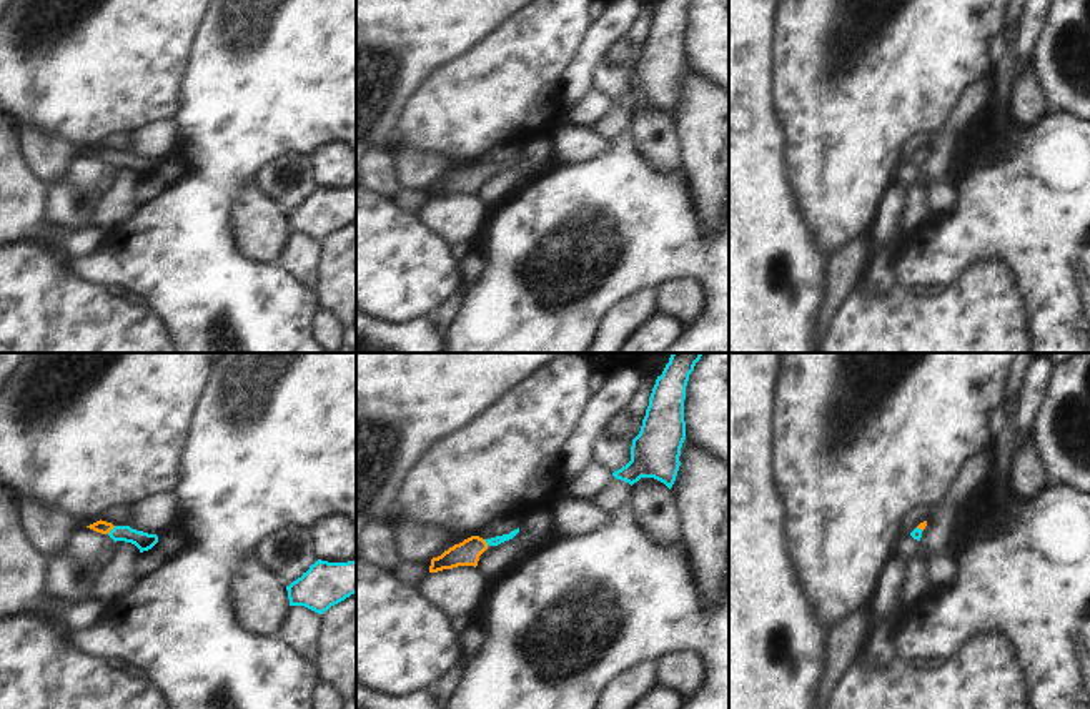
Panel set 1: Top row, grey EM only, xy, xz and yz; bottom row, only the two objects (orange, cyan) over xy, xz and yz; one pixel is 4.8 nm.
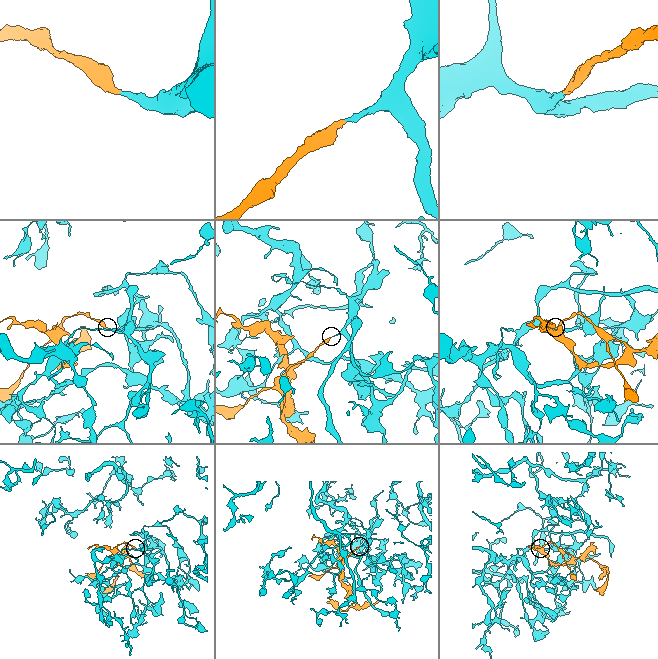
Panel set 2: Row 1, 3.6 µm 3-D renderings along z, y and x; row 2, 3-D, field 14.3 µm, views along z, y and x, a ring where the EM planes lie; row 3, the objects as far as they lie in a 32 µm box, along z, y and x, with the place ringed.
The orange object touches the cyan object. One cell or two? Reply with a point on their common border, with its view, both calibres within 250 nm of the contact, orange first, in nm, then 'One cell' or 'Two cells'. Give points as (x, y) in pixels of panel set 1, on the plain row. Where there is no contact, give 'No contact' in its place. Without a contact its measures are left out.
Touches orange at xy (110, 157). Thickness 60 nm (orange) against 90 nm. One cell.

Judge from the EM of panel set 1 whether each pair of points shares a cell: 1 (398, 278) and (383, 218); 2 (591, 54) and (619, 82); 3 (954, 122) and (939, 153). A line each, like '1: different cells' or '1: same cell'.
1: same cell
2: different cells
3: same cell

